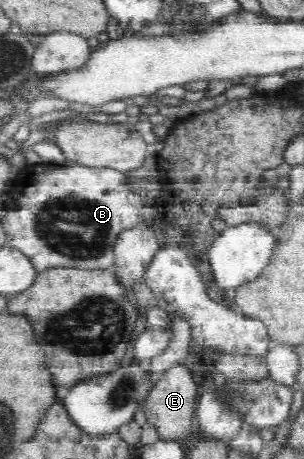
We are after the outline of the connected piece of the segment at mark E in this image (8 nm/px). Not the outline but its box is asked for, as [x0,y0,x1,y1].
[143,364,198,443]

